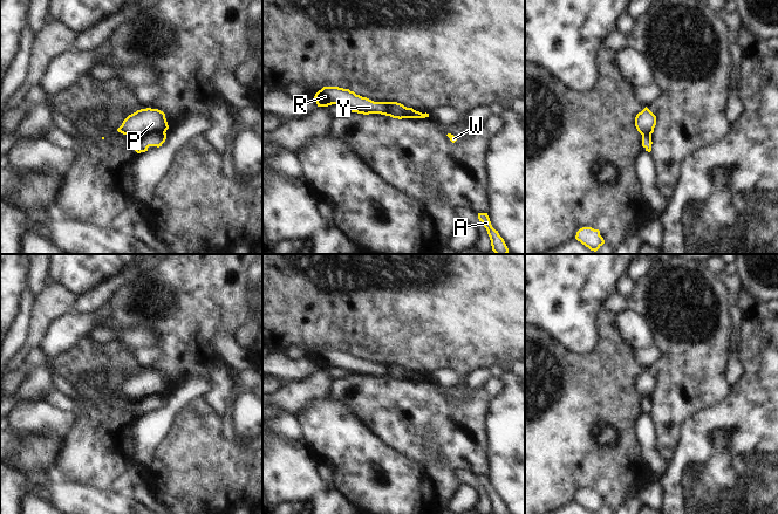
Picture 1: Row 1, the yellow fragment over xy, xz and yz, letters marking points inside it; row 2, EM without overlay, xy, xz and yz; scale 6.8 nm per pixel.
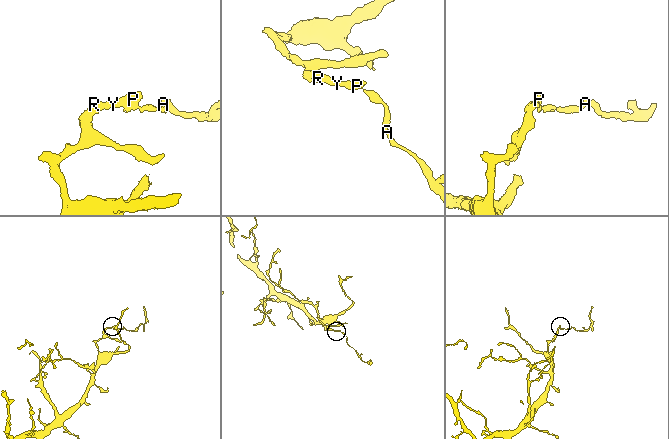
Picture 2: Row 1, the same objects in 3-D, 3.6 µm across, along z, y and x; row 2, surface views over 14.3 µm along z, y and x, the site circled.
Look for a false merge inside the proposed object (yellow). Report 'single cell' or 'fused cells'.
fused cells

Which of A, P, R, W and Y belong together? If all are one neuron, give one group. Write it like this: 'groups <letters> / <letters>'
groups A W / P R Y

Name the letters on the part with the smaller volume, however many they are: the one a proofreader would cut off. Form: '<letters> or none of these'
A, W

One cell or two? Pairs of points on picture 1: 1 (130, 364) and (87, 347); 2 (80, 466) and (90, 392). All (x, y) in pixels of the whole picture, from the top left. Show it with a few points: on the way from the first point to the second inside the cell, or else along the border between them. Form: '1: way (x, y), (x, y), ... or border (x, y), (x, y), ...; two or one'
1: way (120, 356), (97, 356); one
2: way (80, 447), (84, 429), (102, 410); one

